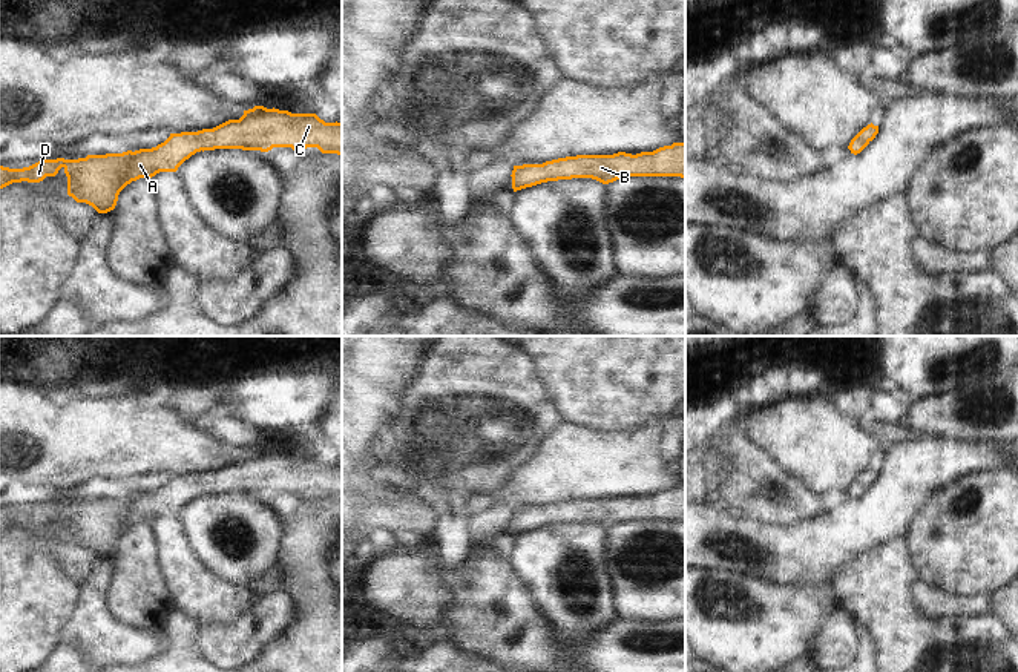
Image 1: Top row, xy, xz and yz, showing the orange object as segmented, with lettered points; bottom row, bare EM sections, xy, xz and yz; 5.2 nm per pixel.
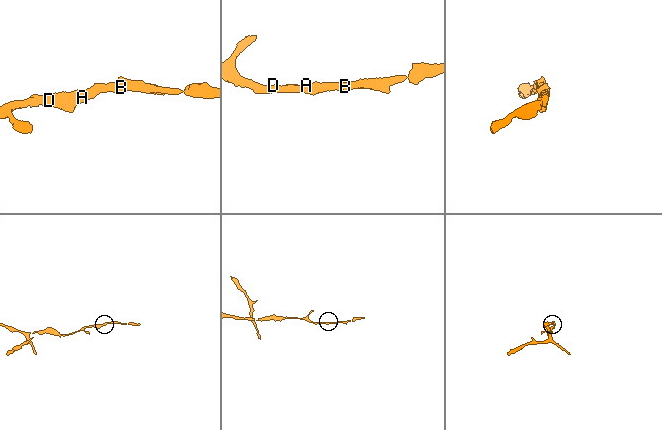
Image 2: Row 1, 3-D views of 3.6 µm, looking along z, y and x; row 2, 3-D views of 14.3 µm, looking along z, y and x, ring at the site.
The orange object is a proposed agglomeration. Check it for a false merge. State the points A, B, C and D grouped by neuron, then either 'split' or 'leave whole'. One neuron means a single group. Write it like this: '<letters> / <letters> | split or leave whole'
A B C D | leave whole

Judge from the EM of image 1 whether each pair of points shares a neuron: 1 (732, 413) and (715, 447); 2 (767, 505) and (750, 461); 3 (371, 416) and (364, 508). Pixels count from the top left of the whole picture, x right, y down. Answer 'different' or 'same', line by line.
1: different
2: same
3: same

